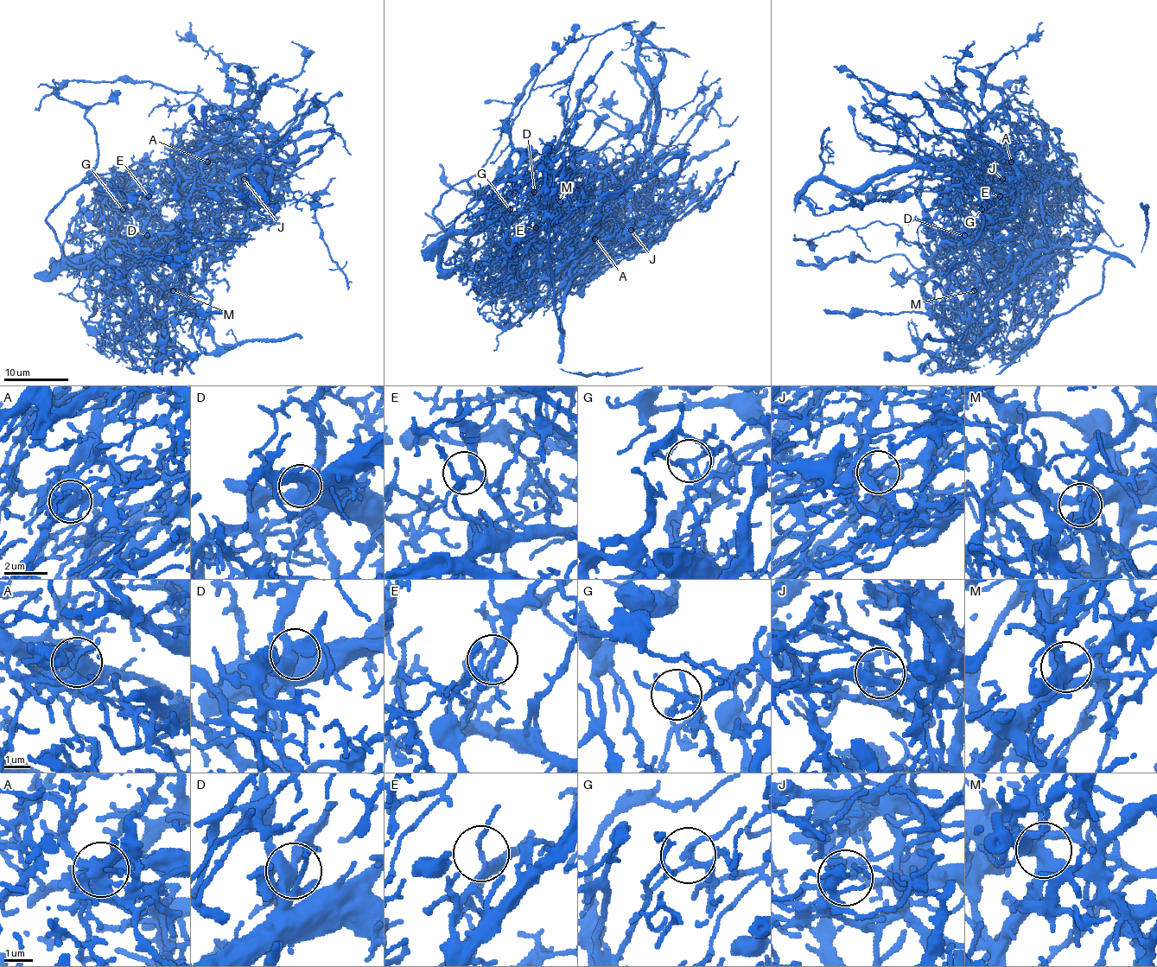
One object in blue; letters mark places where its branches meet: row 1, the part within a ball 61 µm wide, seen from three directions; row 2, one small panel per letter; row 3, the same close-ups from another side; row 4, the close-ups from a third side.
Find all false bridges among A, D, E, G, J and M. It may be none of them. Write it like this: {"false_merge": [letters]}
{"false_merge": ["A", "J"]}

